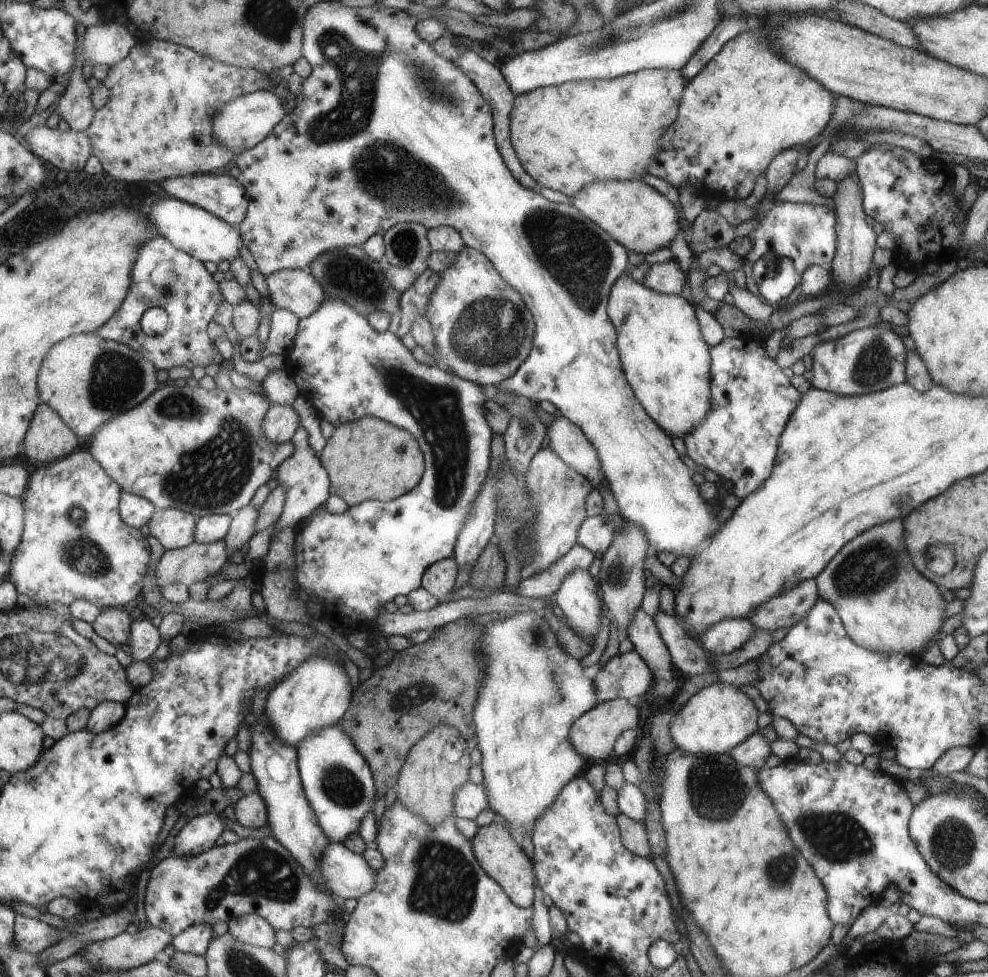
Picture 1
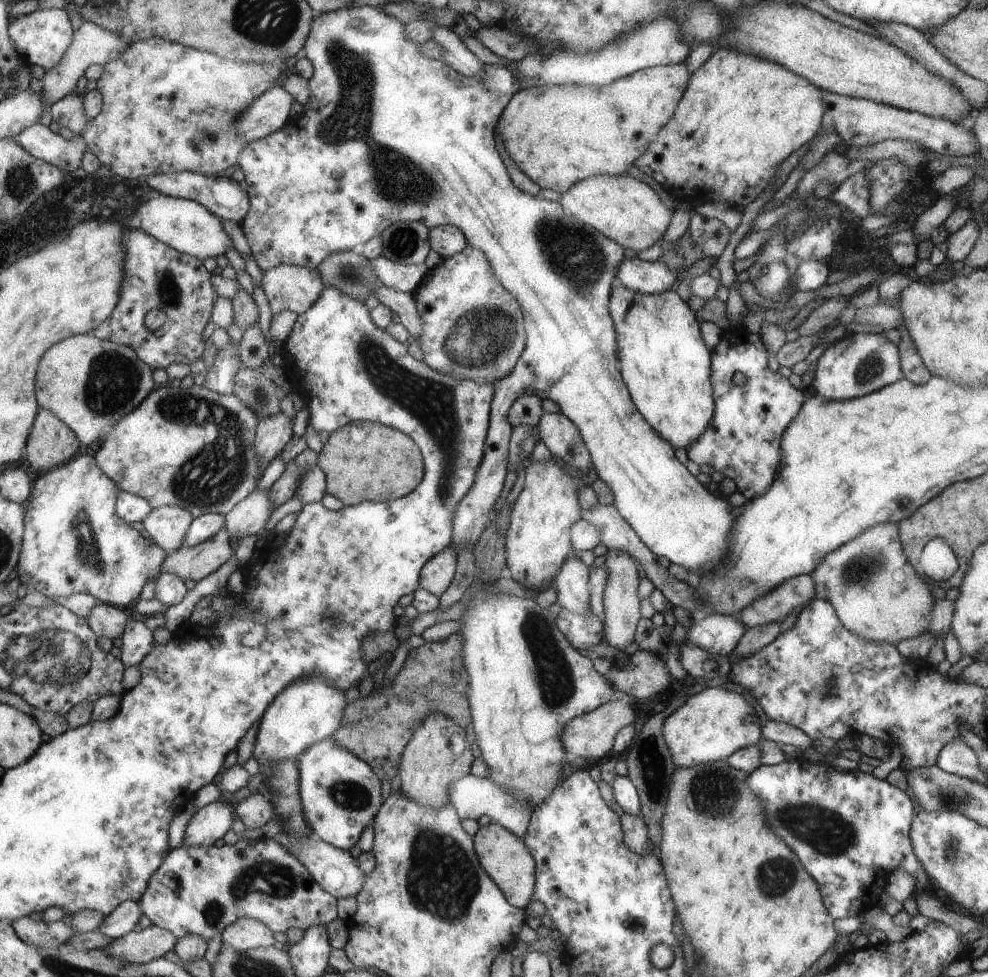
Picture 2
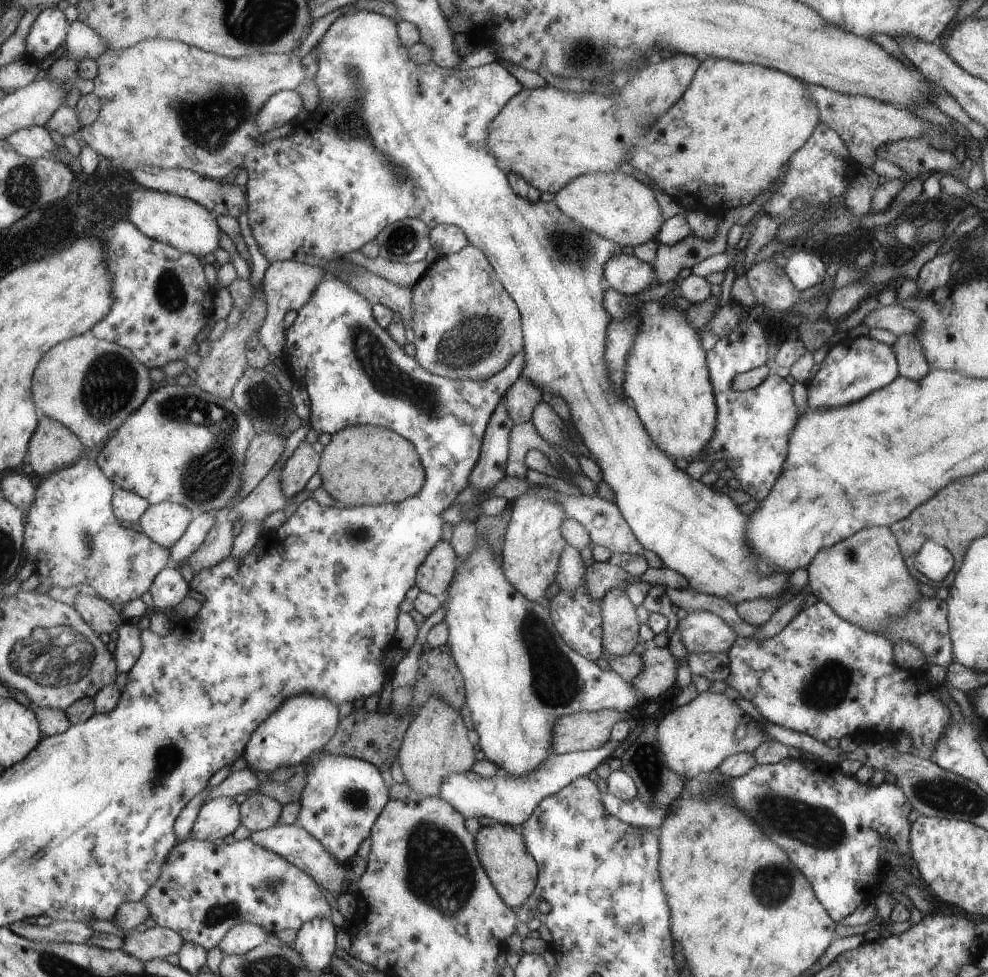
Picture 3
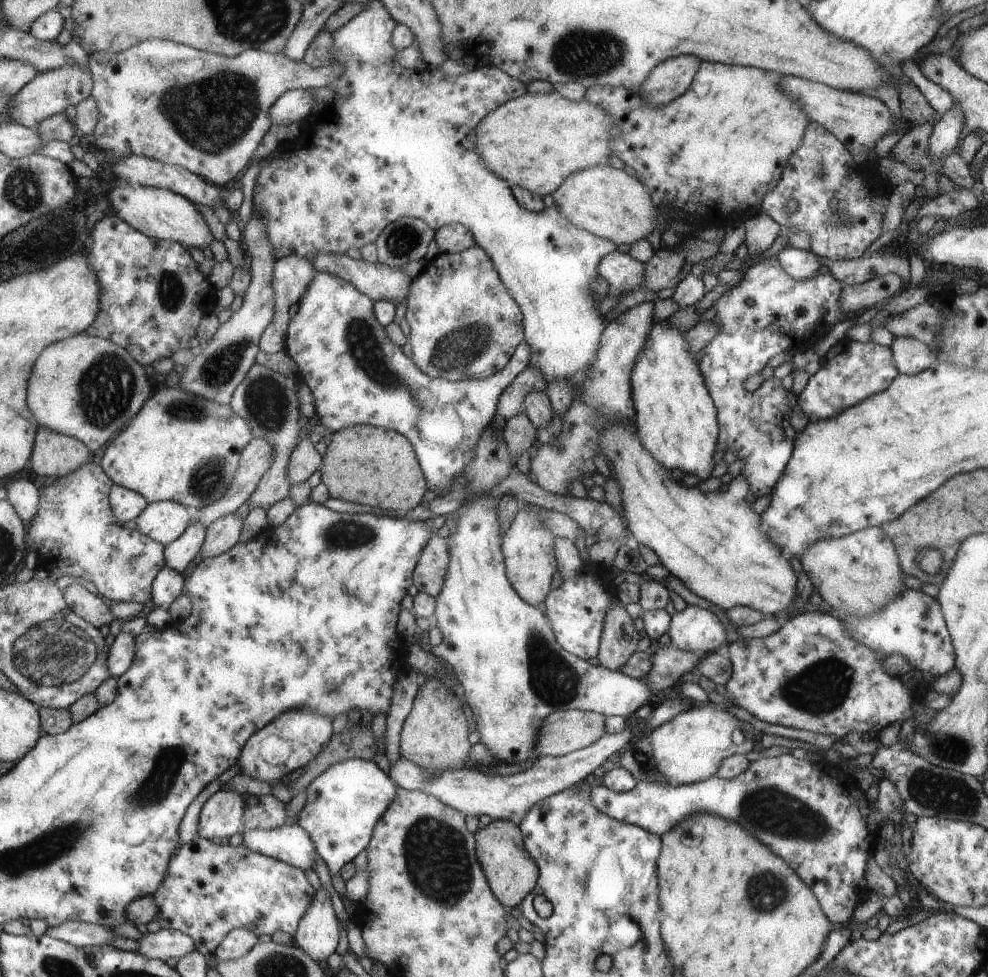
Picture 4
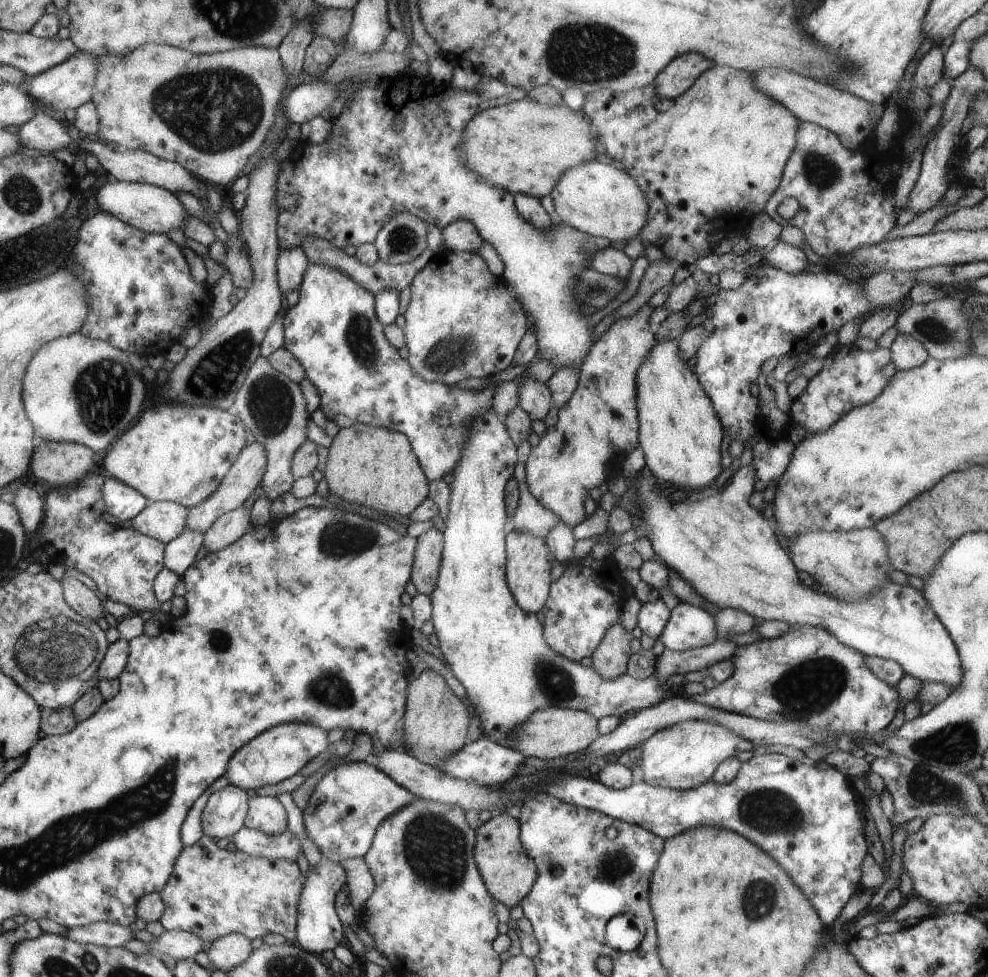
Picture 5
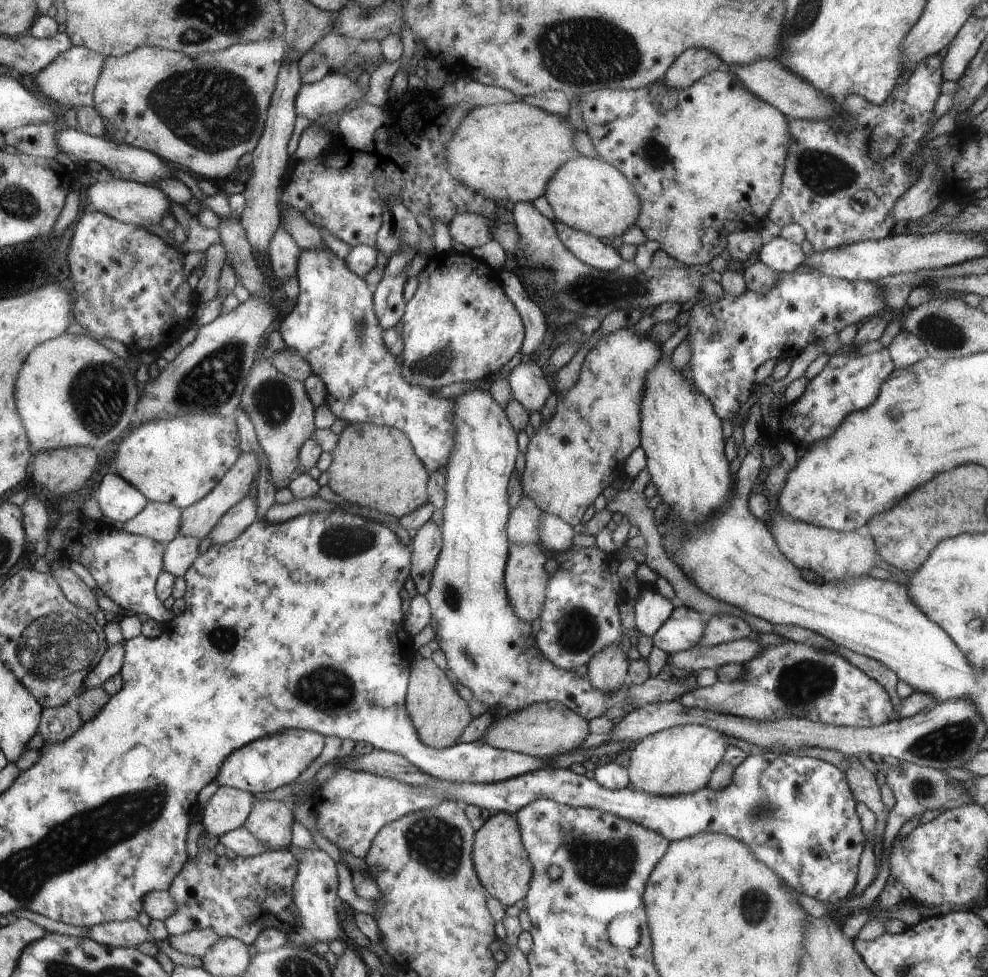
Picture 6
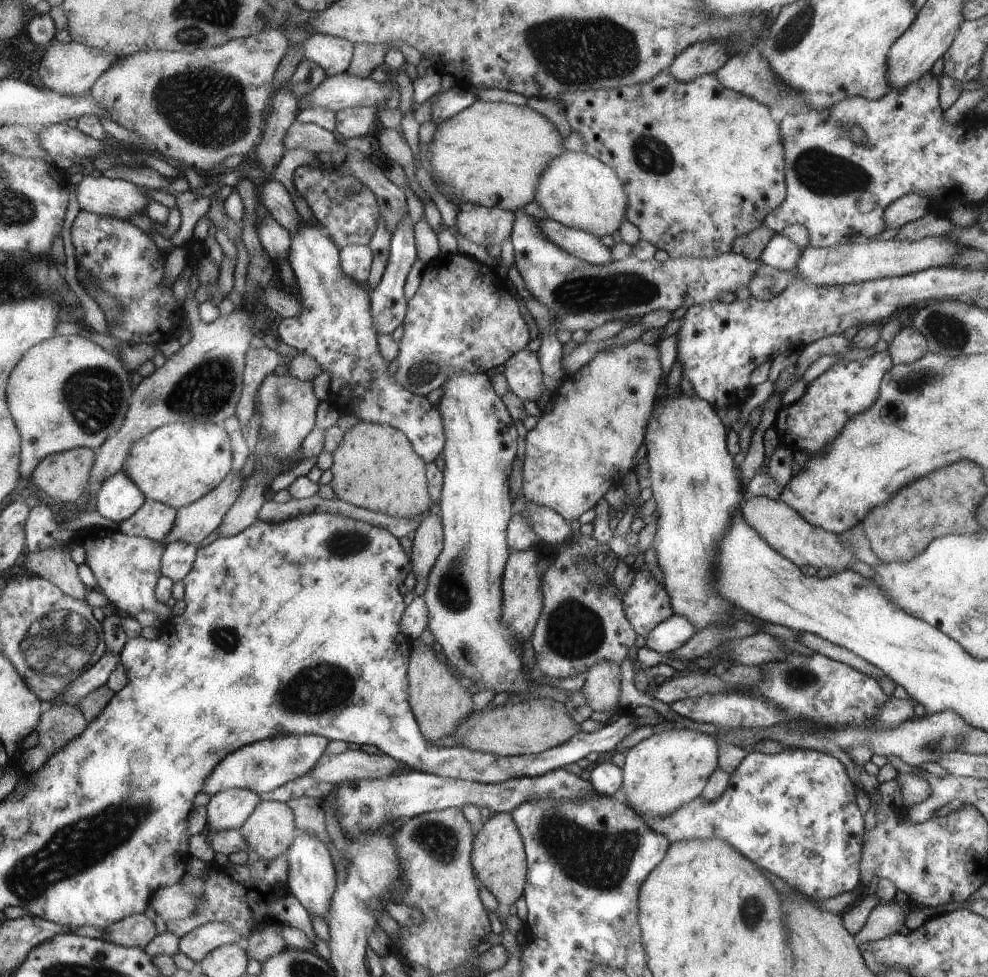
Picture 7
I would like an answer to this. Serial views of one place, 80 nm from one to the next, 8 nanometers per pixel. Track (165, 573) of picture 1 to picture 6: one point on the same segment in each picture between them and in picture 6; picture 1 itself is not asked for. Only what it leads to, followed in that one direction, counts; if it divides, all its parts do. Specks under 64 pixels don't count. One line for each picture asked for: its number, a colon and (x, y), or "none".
2: (188, 563)
3: (218, 545)
4: (222, 535)
5: (227, 530)
6: (232, 524)

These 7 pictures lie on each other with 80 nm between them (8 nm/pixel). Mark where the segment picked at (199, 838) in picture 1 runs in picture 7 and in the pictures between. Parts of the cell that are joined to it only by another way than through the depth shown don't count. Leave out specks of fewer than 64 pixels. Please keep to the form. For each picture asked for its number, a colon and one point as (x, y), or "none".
2: (212, 821)
3: (219, 817)
4: (223, 815)
5: (225, 813)
6: (228, 809)
7: (230, 809)

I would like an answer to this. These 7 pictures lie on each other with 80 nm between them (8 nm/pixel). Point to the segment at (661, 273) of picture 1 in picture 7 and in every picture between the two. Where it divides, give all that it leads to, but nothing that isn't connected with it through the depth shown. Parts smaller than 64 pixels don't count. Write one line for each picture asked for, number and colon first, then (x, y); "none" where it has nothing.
2: (655, 277)
3: (627, 274)
4: (624, 275)
5: (611, 262)
6: (590, 250)
7: (582, 244)

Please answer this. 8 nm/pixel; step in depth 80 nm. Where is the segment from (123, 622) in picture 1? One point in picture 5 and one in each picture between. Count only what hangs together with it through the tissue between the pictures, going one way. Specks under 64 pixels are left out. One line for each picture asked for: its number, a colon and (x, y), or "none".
2: (106, 620)
3: (103, 617)
4: (93, 608)
5: (86, 602)

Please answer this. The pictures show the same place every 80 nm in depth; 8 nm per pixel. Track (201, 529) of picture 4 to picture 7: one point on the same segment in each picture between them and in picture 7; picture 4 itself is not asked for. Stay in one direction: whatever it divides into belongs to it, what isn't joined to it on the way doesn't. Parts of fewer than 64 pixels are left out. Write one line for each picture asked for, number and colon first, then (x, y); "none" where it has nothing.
5: (181, 552)
6: (181, 552)
7: (177, 562)

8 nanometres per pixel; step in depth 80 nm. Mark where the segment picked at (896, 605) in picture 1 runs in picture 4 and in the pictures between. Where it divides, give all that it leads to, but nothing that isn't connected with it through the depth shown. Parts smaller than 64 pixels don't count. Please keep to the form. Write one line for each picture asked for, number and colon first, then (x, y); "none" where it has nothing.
2: (877, 593)
3: (865, 579)
4: (858, 574)

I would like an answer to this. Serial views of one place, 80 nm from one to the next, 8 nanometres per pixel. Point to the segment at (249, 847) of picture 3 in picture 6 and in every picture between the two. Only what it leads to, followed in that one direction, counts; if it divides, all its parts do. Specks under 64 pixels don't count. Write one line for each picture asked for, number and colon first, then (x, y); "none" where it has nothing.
4: (211, 889)
5: (212, 892)
6: (241, 897)

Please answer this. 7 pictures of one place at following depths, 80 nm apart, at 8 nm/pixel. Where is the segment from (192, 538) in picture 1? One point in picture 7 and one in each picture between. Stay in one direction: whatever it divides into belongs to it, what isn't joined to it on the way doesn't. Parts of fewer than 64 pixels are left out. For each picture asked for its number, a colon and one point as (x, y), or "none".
2: (167, 525)
3: (165, 523)
4: (165, 521)
5: (164, 521)
6: (162, 522)
7: (154, 520)

